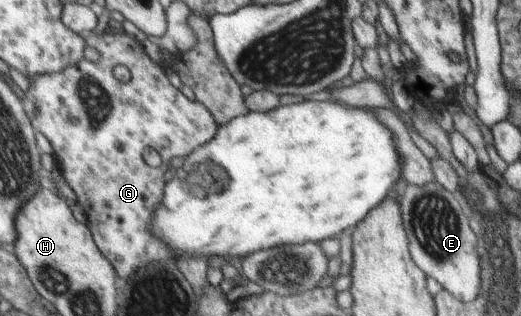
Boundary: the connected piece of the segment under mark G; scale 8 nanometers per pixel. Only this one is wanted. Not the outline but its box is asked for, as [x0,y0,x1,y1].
[25,29,220,279]

